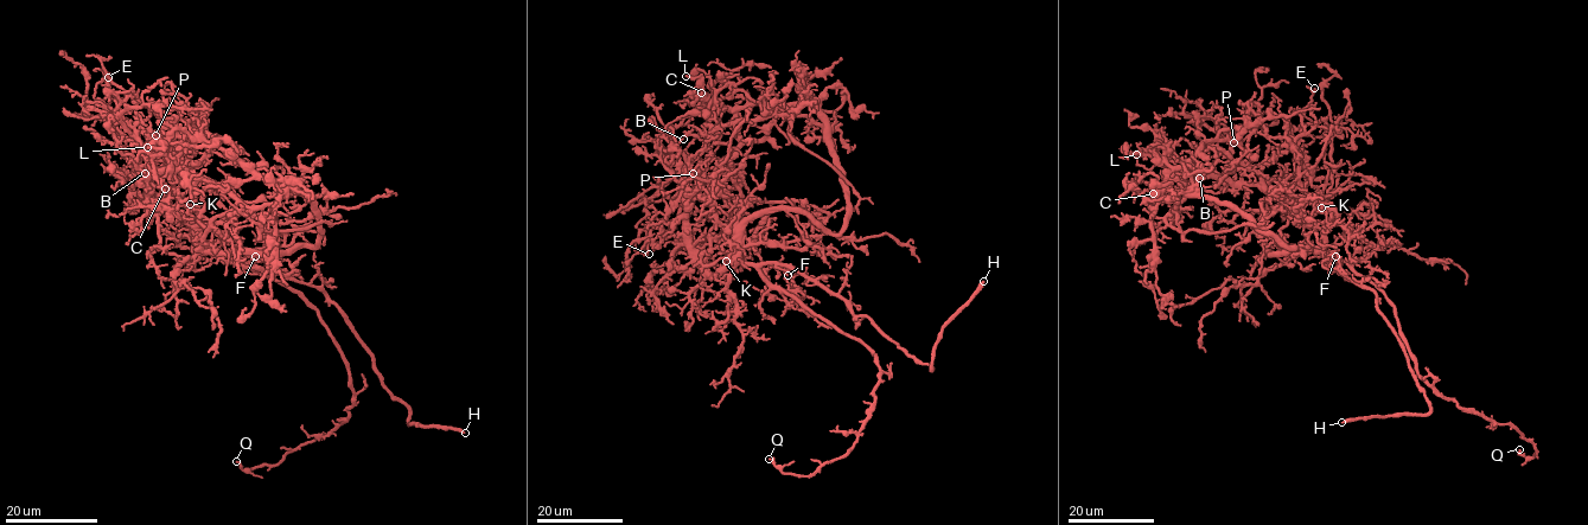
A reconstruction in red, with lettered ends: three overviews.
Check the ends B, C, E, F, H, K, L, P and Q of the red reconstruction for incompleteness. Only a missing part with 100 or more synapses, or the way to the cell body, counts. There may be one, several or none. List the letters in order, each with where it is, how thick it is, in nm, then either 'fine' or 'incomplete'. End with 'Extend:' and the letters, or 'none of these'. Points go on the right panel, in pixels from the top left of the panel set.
B: place (1199, 178); calibre 110 nm; fine
C: place (1153, 193); calibre 170 nm; fine
E: place (1314, 88); calibre 90 nm; fine
F: place (1335, 256); calibre 120 nm; fine
H: place (1341, 422); calibre 130 nm; incomplete
K: place (1321, 207); calibre 90 nm; fine
L: place (1136, 154); calibre 150 nm; fine
P: place (1233, 142); calibre 170 nm; fine
Q: place (1519, 449); calibre 150 nm; fine
Extend: H

